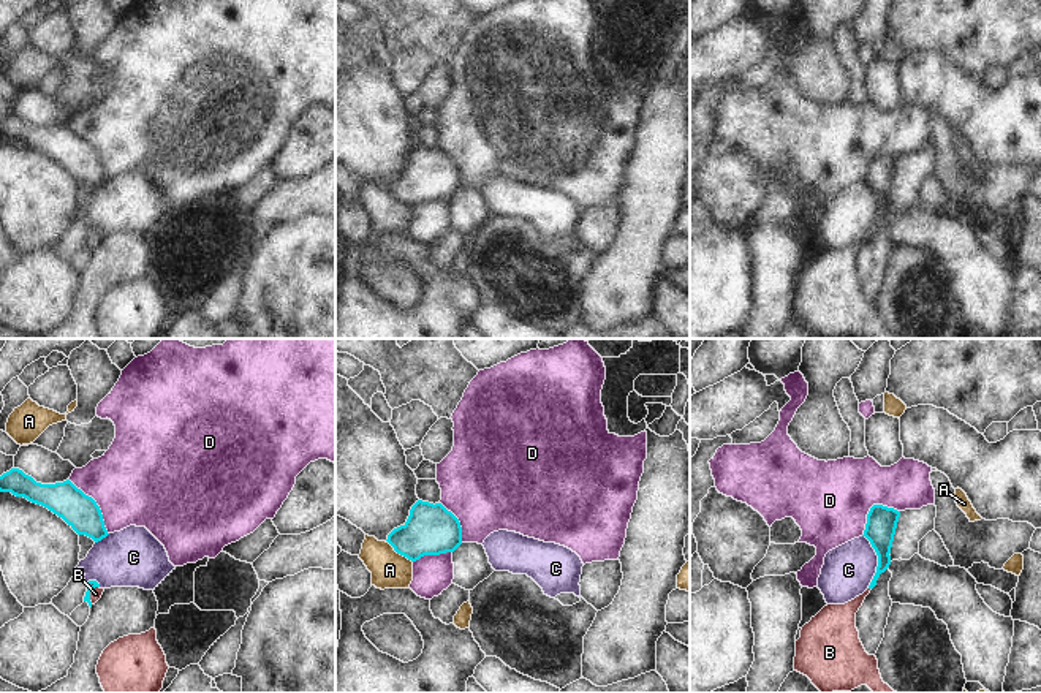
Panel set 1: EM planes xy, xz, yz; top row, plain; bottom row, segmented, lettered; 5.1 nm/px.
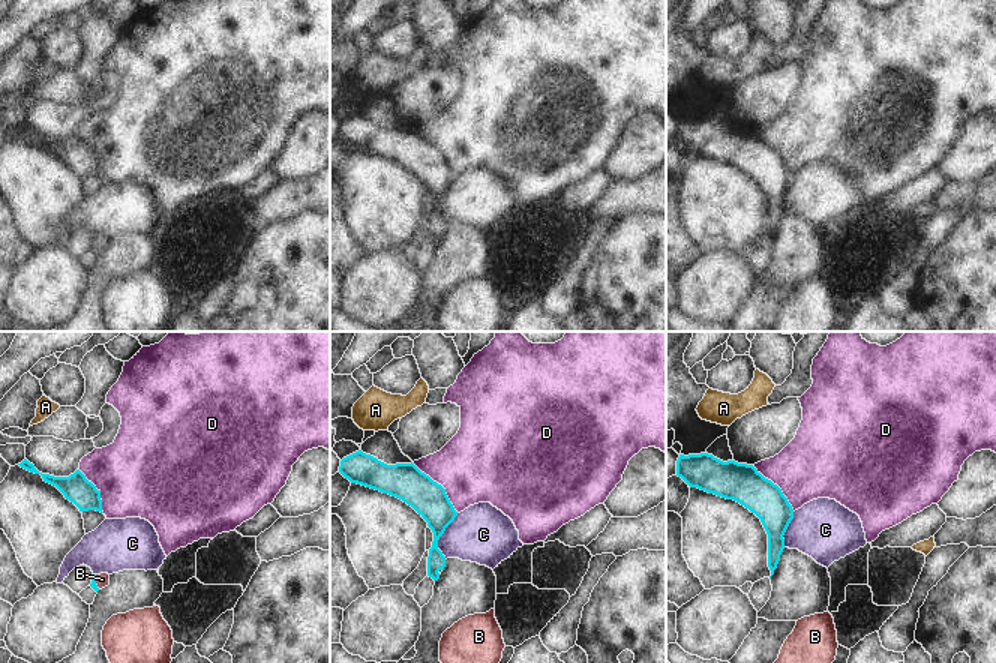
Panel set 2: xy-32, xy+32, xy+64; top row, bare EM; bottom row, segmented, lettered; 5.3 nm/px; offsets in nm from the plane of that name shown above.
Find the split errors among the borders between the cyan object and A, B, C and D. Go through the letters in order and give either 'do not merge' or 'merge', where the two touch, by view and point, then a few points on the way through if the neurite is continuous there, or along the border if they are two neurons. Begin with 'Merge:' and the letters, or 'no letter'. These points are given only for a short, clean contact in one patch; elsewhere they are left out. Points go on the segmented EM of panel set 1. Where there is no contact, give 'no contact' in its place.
Merge: B
A: do not merge; contact xz (399, 552); border xz (388, 541), (412, 562)
B: merge; contact xy (89, 594); way xy (90, 584), (89, 594), (95, 594)
C: do not merge; contact yz (878, 562); border yz (863, 535), (877, 556), (877, 571), (869, 587)
D: do not merge; contact xy (97, 505); border xy (68, 480), (95, 502), (108, 533)

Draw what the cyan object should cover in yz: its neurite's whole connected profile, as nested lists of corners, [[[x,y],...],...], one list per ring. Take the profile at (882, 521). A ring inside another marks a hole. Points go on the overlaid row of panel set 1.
[[[873,505],[867,514],[864,535],[878,555],[876,573],[869,585],[873,589],[881,573],[891,565],[891,547],[897,528],[900,511],[883,505]]]

